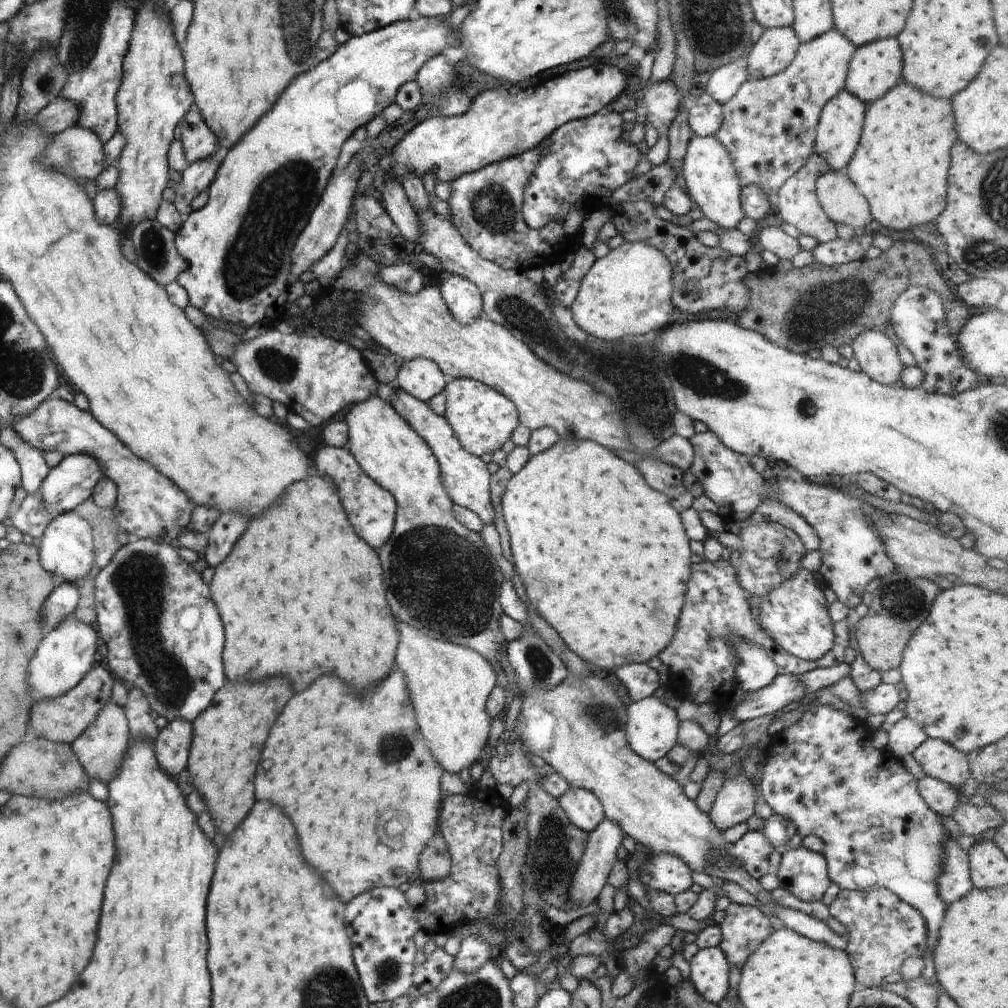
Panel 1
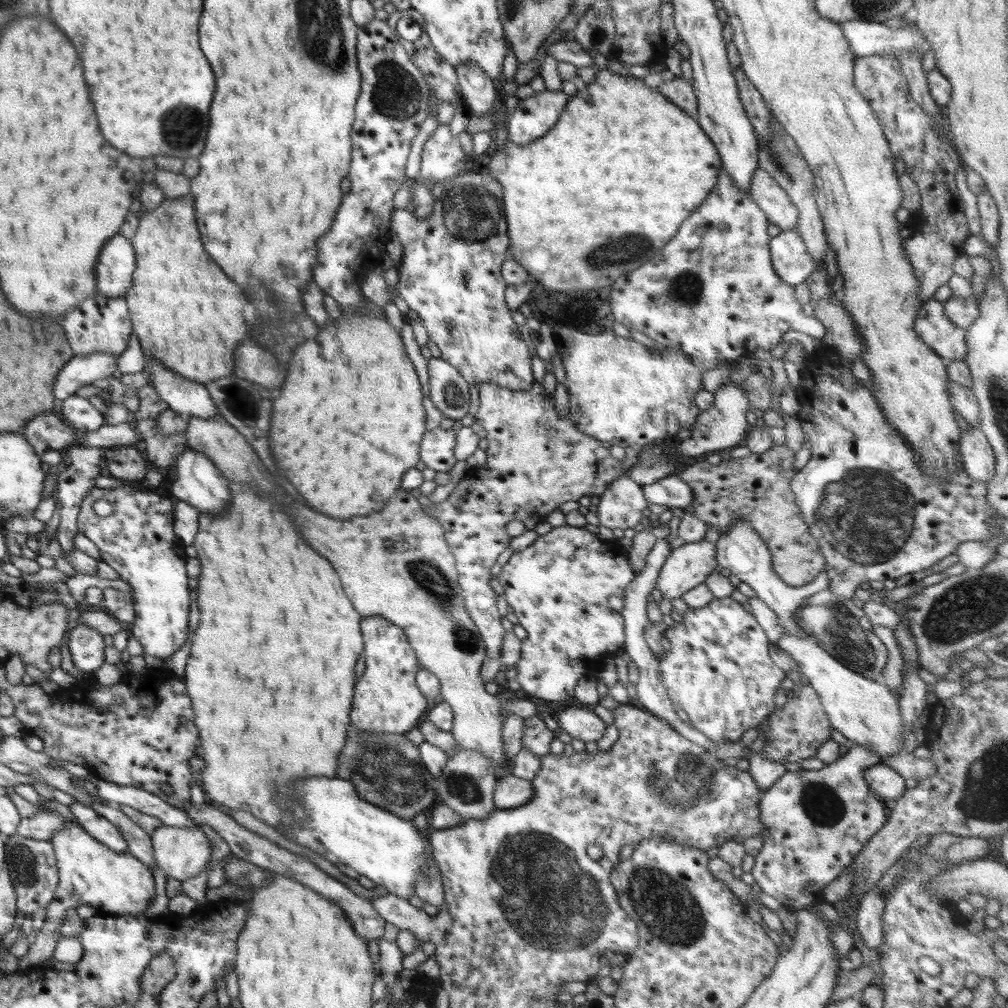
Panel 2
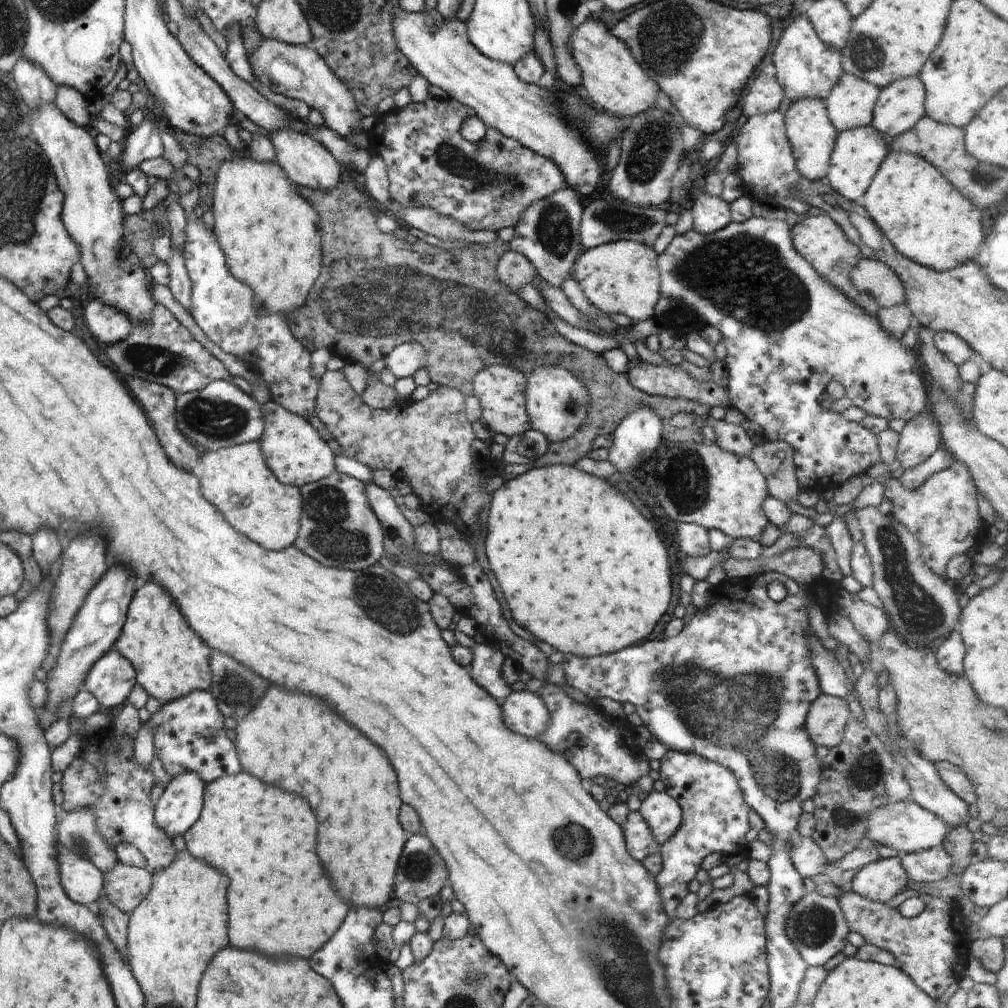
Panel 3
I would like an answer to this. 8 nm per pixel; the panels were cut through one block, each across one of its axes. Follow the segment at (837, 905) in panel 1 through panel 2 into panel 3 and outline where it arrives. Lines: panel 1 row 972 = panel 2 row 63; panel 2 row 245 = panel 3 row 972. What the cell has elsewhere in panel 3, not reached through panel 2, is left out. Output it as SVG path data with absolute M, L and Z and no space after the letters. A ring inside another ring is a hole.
M854 891L840 892L837 899L850 930L861 934L866 943L874 944L893 954L898 968L912 978L916 986L919 986L920 990L928 995L928 998L932 998L934 1001L939 999L950 988L953 981L958 983L964 977L963 972L969 961L971 943L974 938L971 936L969 928L964 925L962 905L955 899L942 900L942 898L936 898L926 893L902 892L893 896L892 900L885 904L875 904ZM910 896L921 898L924 901L924 910L921 915L918 914L914 918L904 918L900 916L898 907Z

